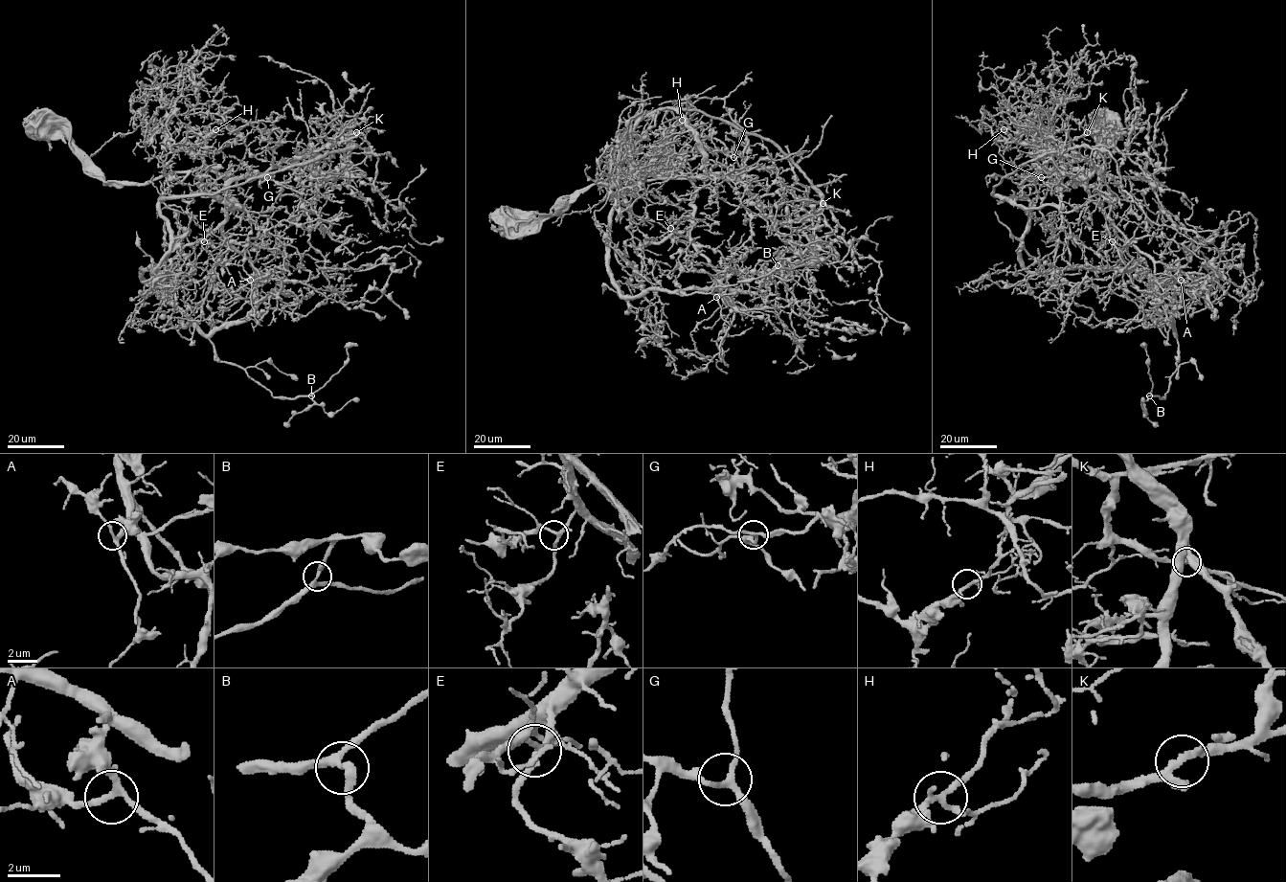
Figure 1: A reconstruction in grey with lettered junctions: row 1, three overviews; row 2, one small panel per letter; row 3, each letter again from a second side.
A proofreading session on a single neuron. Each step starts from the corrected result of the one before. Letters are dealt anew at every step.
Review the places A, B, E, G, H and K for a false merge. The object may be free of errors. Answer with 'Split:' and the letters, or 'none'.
Split: none

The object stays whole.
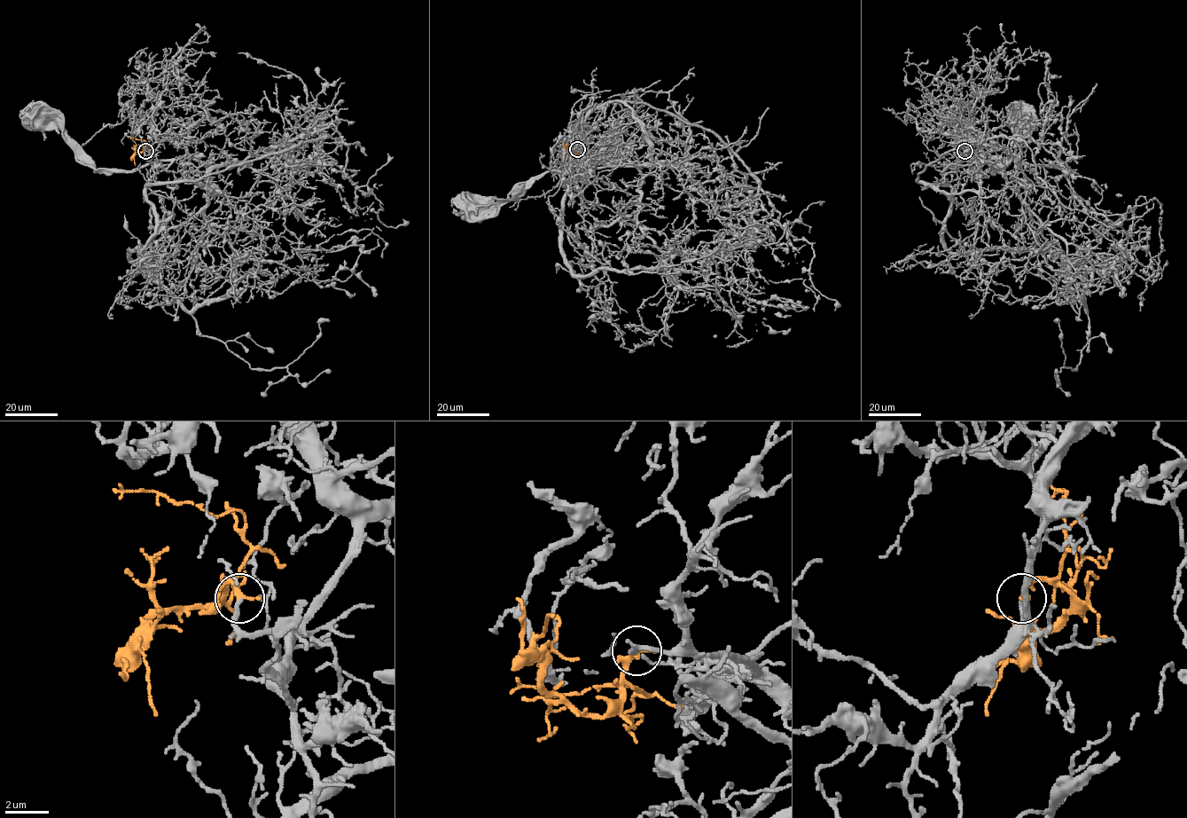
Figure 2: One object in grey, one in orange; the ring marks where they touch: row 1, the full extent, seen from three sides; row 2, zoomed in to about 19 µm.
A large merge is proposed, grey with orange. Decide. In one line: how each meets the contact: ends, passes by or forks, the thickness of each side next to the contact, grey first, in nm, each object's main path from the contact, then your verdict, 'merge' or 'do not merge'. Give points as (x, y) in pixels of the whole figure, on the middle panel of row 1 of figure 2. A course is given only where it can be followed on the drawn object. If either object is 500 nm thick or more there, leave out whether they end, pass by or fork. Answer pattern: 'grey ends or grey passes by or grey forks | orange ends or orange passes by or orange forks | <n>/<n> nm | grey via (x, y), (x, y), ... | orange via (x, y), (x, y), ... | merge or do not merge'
grey ends | orange ends | 200/280 nm | grey via (577, 148), (590, 150), (617, 166), (594, 168), (583, 174), (547, 171), (529, 181), (516, 200), (474, 208) | orange via (577, 148), (573, 156), (569, 156), (566, 153), (567, 145) | merge

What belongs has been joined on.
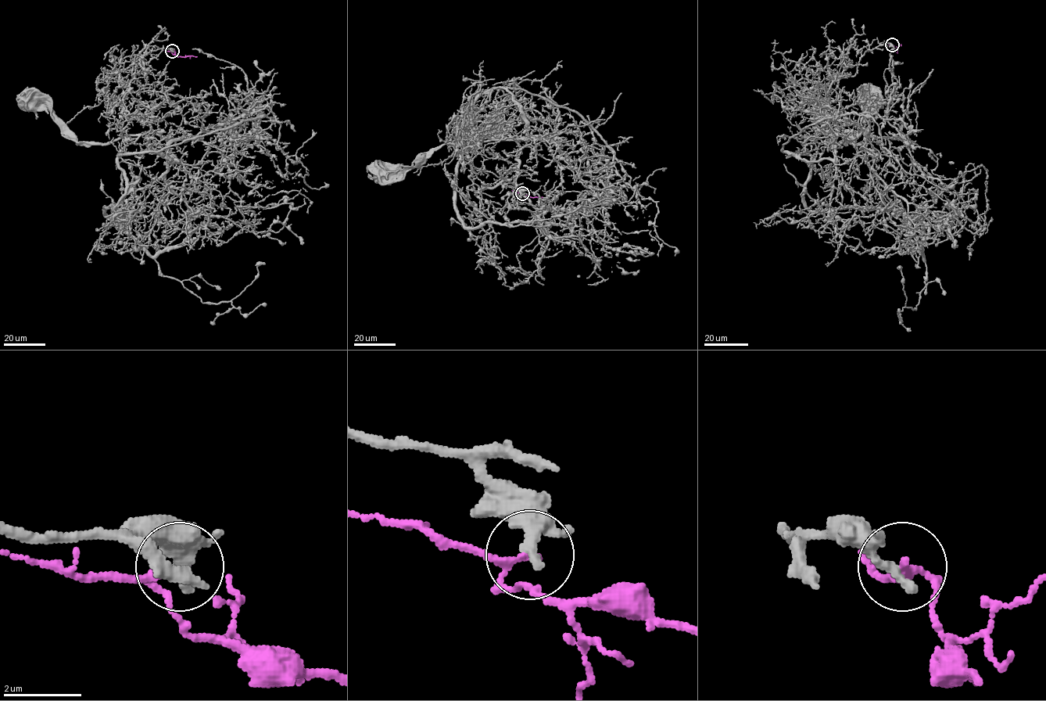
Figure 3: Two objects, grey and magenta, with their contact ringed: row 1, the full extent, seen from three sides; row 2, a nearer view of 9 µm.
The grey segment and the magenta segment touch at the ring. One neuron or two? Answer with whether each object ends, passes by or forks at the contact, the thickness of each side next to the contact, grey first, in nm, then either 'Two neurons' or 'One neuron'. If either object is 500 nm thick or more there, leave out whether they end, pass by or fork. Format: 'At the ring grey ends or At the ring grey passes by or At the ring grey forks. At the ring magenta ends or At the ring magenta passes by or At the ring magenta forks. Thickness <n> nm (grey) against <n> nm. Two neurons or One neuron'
At the ring grey ends. At the ring magenta passes by. Thickness 380 nm (grey) against 160 nm. Two neurons

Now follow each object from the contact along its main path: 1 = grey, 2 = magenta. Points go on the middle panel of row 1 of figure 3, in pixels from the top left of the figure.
1: (522, 192), (467, 159), (478, 128), (500, 139), (473, 146), (443, 143), (419, 167), (385, 174)
2: (522, 192), (531, 197), (547, 198)

